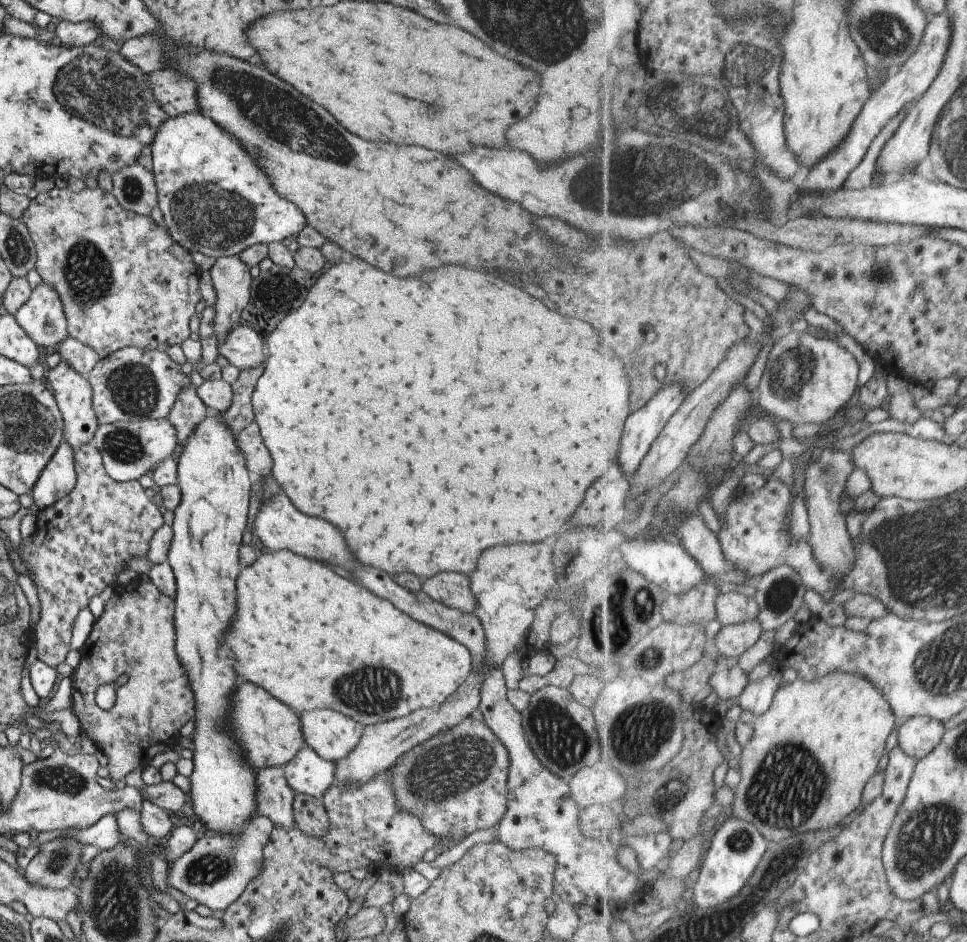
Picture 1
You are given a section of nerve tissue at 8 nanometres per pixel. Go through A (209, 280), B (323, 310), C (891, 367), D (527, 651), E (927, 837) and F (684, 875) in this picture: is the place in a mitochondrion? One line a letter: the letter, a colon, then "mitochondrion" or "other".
A: other
B: other
C: other
D: other
E: mitochondrion
F: other

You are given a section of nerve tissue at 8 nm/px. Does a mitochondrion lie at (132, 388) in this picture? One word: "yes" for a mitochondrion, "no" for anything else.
yes

